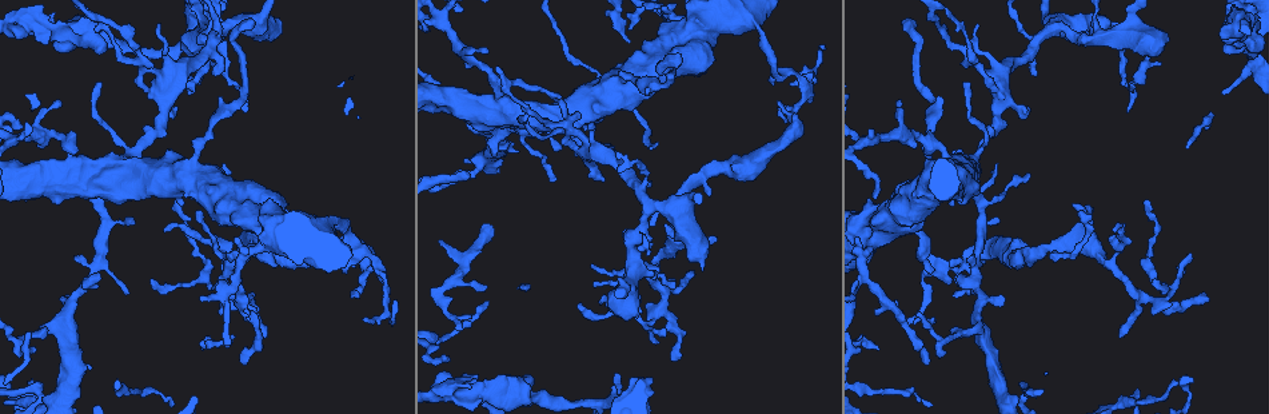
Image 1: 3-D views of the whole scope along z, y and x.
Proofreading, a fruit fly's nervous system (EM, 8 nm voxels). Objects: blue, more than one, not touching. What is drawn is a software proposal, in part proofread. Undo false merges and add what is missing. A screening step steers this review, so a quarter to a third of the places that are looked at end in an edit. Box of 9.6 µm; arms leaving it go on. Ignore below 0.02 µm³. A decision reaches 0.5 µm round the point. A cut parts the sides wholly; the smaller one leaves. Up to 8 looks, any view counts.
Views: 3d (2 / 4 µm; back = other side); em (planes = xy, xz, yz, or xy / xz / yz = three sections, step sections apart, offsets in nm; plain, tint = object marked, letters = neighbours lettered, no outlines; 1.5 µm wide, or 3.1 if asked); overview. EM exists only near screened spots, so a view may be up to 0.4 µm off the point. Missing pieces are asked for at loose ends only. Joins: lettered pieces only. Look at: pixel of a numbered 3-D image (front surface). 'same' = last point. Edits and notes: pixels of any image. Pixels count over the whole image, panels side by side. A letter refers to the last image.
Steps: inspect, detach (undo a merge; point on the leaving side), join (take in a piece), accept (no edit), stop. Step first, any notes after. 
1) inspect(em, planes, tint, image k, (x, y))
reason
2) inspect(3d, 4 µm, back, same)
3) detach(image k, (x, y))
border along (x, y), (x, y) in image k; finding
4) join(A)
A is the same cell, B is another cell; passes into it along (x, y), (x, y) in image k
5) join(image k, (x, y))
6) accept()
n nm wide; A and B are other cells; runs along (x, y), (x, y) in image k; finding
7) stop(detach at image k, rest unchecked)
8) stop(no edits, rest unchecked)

inspect(3d, 4 µm, image 1, (758, 31))
thin neck

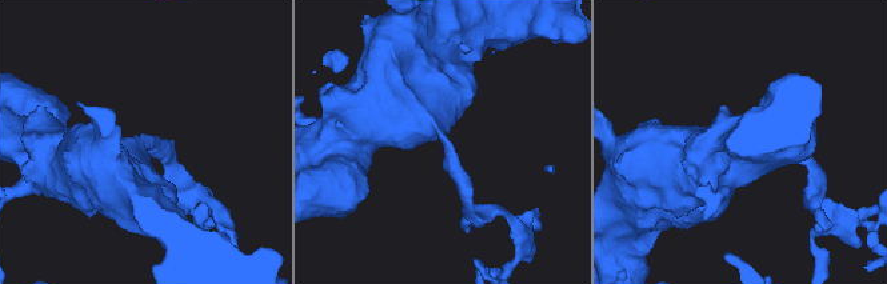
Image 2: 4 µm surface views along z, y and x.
inspect(em, planes, tint, image 2, (146, 145))
arms of 220, 750 nm; need the tissue

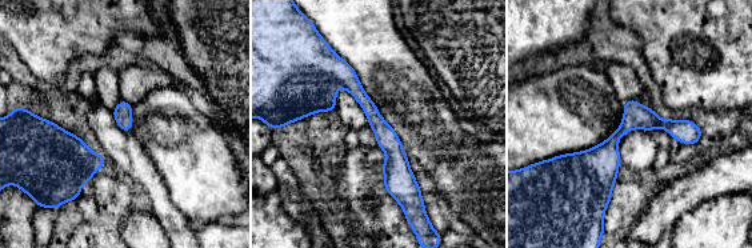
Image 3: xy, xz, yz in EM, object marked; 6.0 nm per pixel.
inspect(em, planes, letters, same)

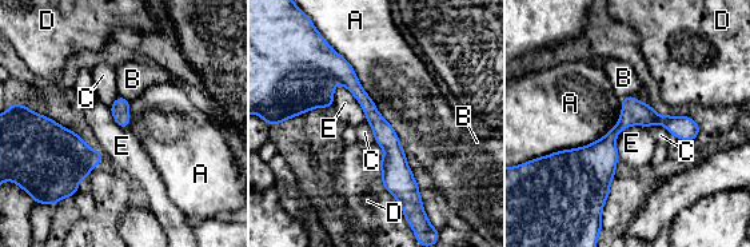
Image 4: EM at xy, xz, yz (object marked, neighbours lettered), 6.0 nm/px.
accept()
A touches over 800 nm; A, B, C, D and E are other cells; runs along (299, 106), (344, 79), (415, 190) in image 4; continuous, no second neuron

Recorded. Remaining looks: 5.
inspect(em, planes, letters, image 1, (559, 149))
branch stops here

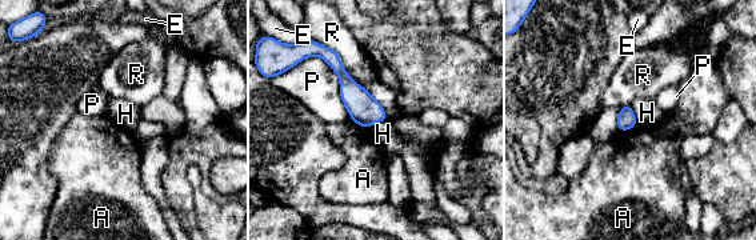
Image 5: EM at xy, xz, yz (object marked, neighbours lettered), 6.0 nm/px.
accept()
110 nm wide; P touches over 480 nm; A, E, H, P and R are other cells; no lettered piece goes on from it

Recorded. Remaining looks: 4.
inspect(em, xz, step 4, tint, image 1, (189, 91))
an open end

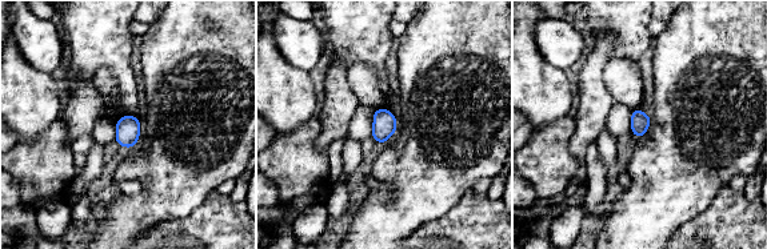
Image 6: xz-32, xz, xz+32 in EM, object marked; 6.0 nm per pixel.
inspect(em, yz, step 8, letters, same)
cut it another way

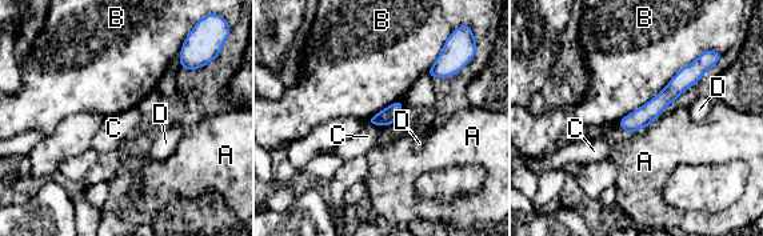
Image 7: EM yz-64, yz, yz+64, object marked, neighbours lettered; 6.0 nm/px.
accept()
A, B, C and D are other cells; no lettered piece goes on from it

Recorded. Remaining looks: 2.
inspect(em, planes, letters, image 1, (1155, 282))
thin end

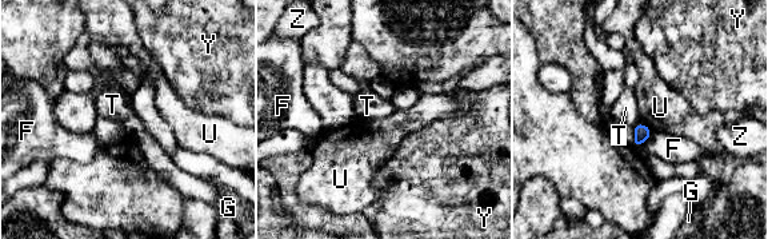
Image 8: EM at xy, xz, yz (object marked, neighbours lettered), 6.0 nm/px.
accept()
F, G, T, U, Y and Z are other cells; border along (639, 122), (634, 127) in image 8; no lettered piece goes on from it

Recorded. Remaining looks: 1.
stop(no edits, rest unchecked)

